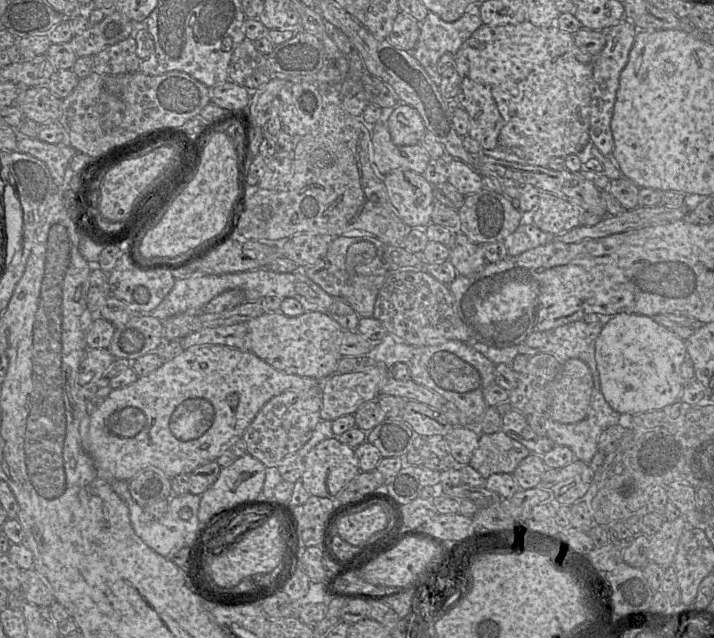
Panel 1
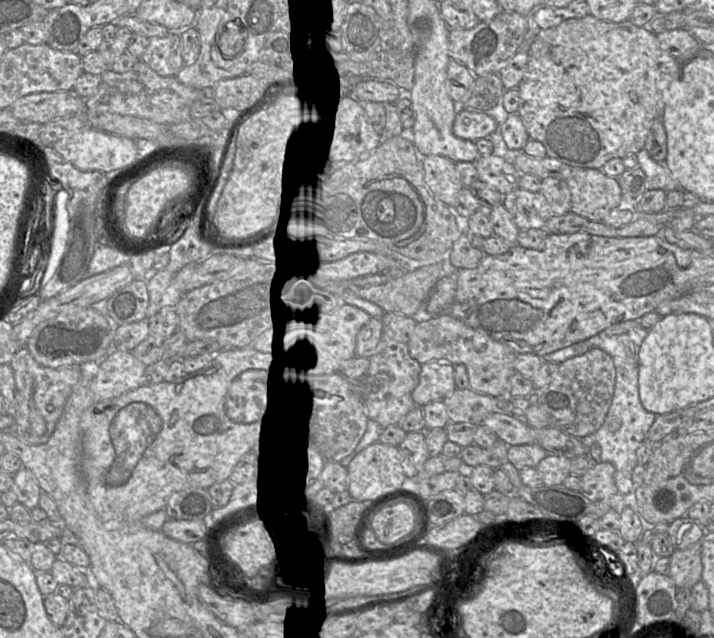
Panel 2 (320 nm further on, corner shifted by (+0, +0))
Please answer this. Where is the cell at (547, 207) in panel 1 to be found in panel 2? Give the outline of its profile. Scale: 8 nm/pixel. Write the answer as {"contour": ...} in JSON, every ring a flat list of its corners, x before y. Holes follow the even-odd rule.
{"contour":[[575,169,567,181,571,192,570,211,592,221,601,221,611,210,624,204,622,188,615,177,606,175,601,169]]}

